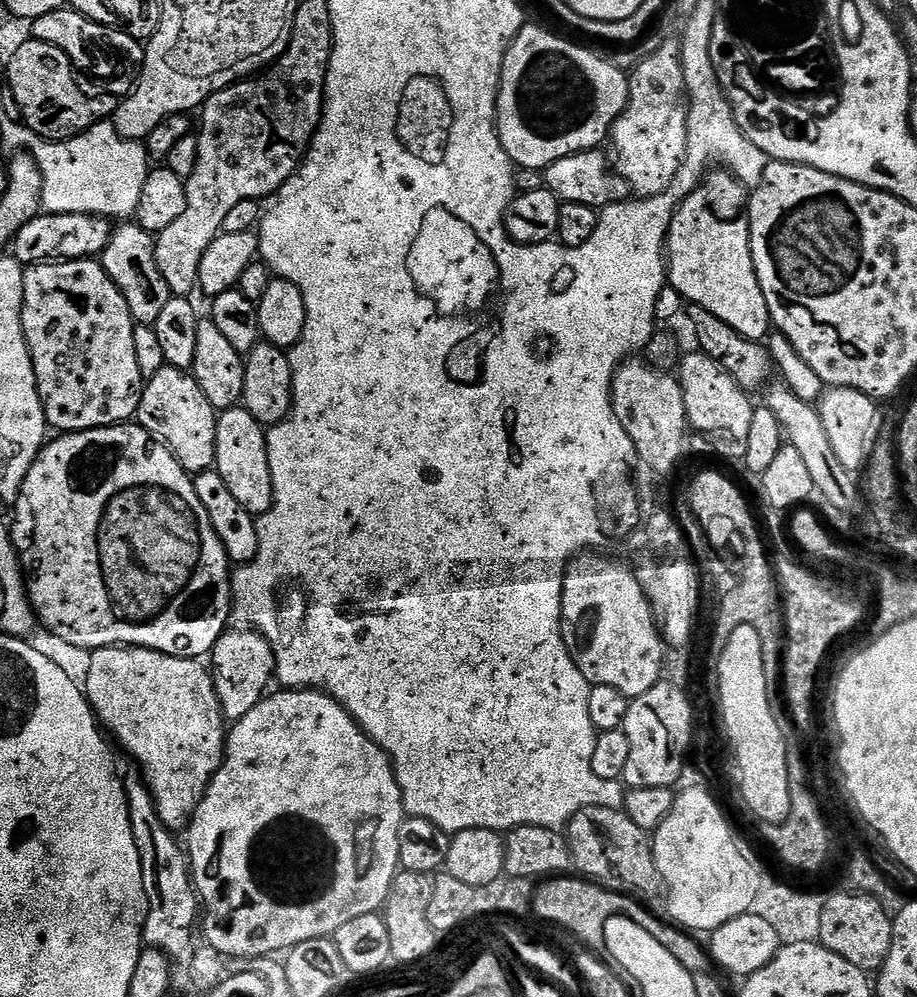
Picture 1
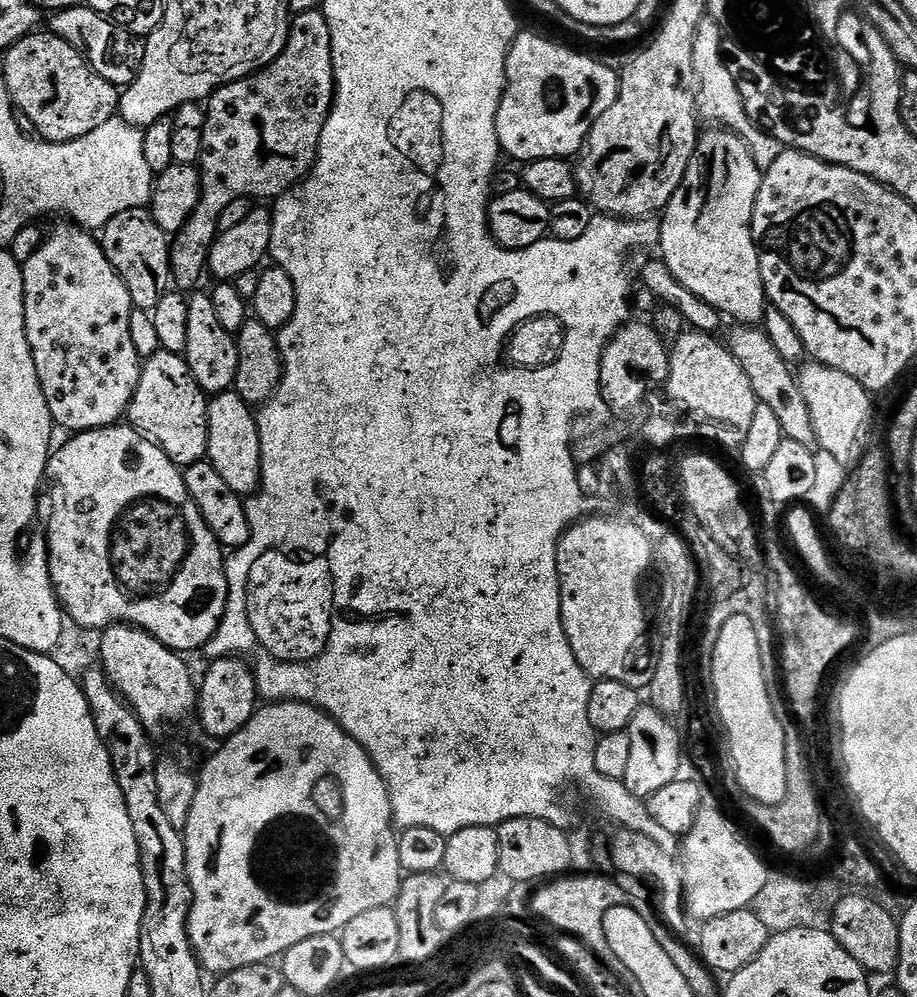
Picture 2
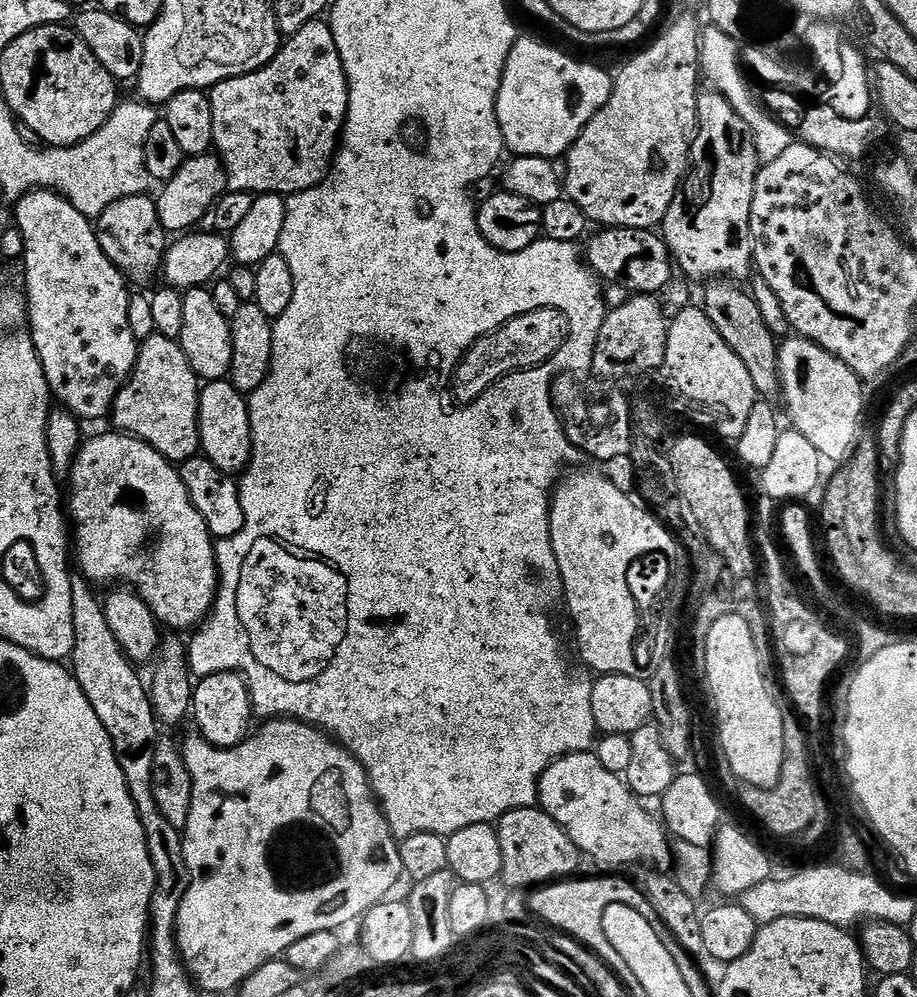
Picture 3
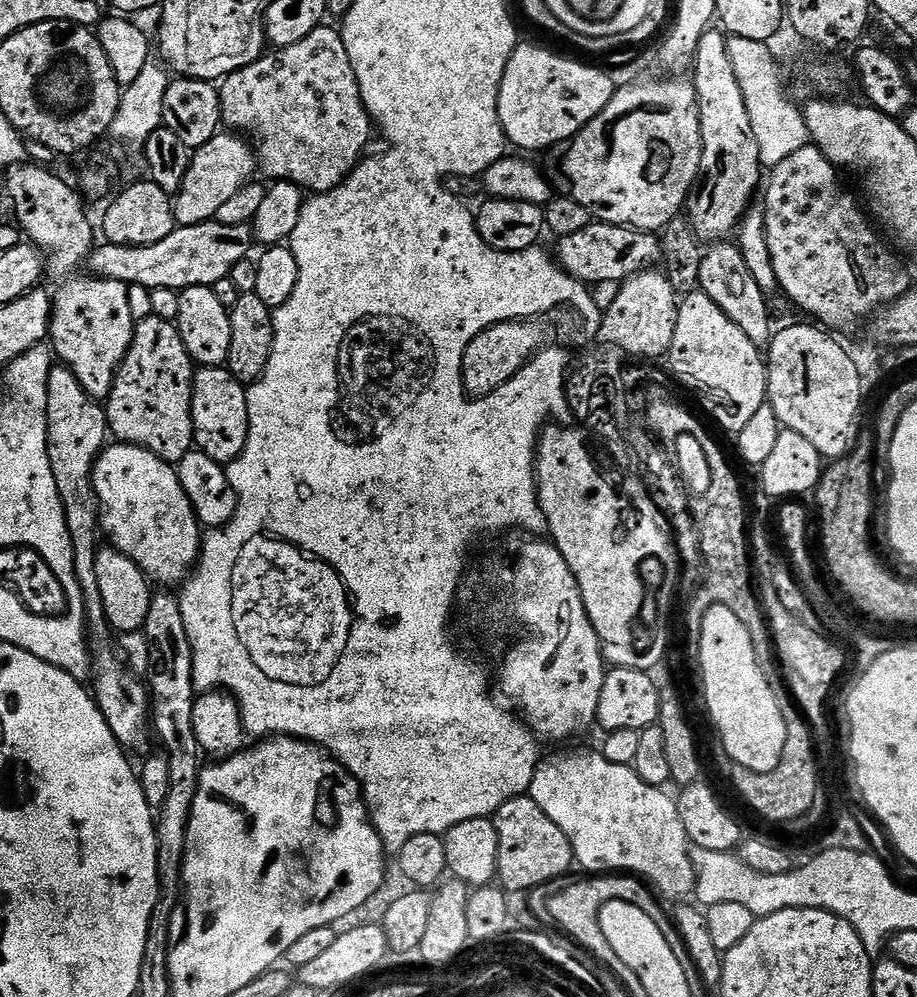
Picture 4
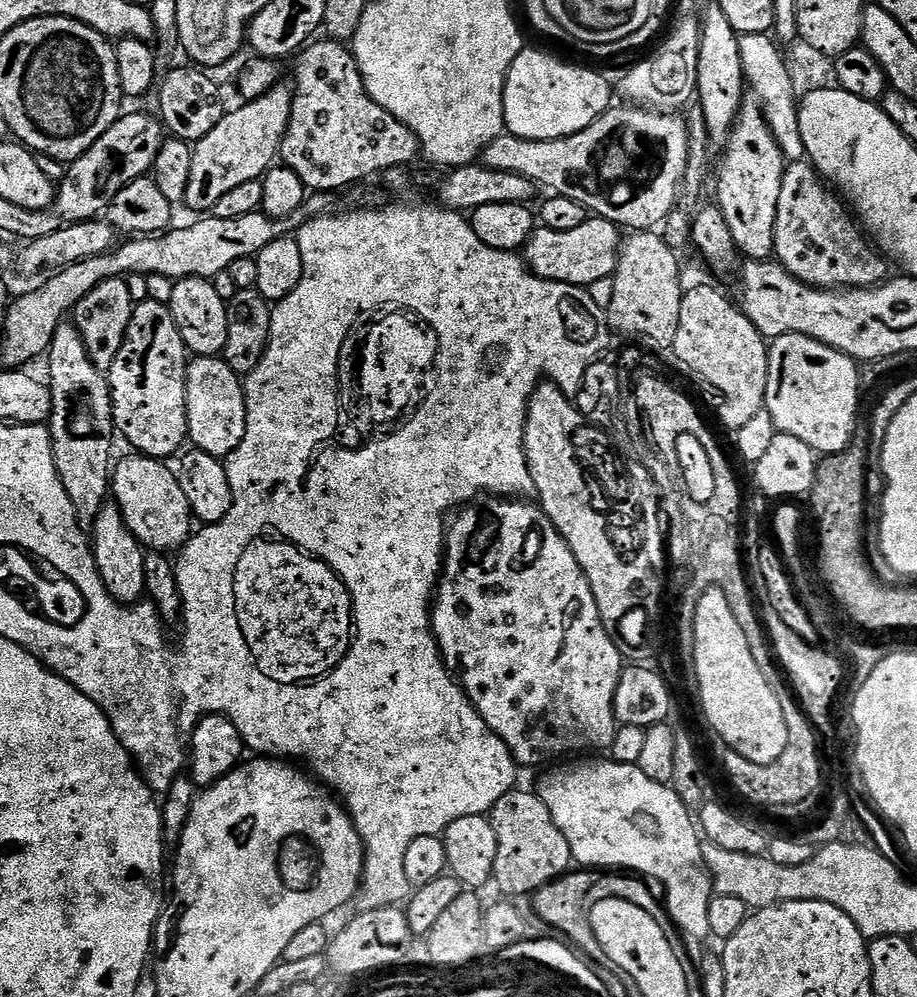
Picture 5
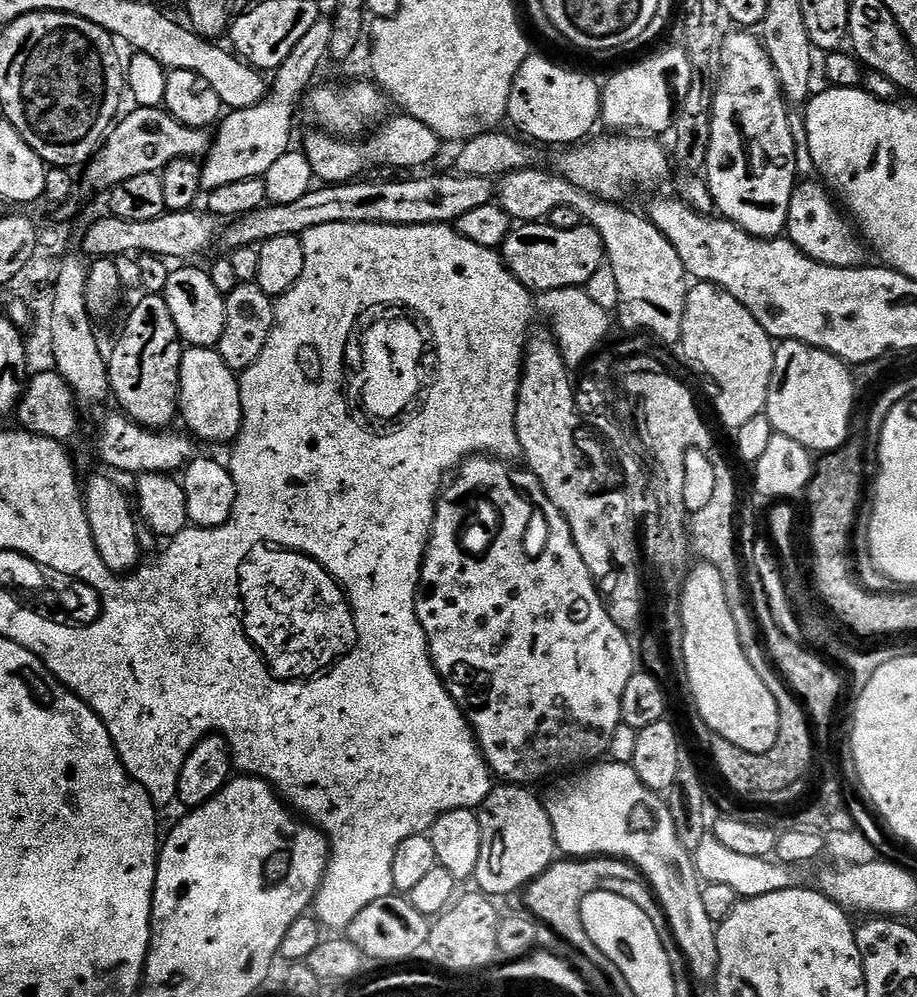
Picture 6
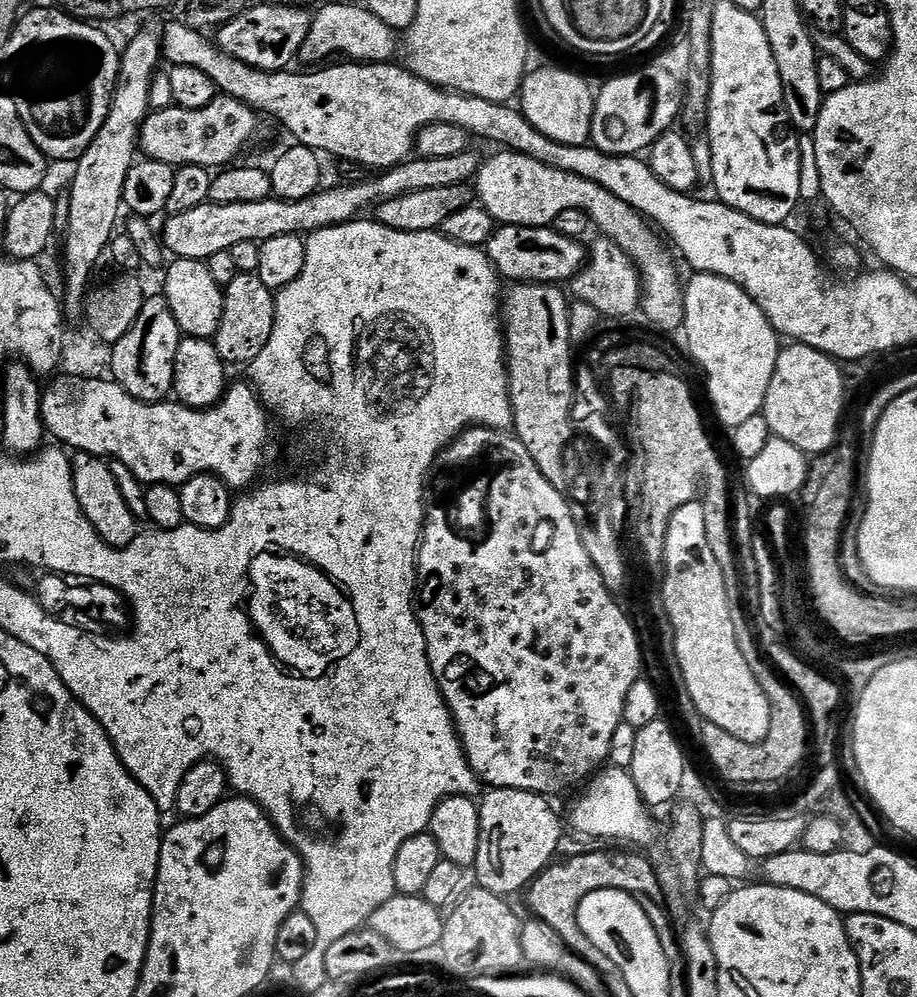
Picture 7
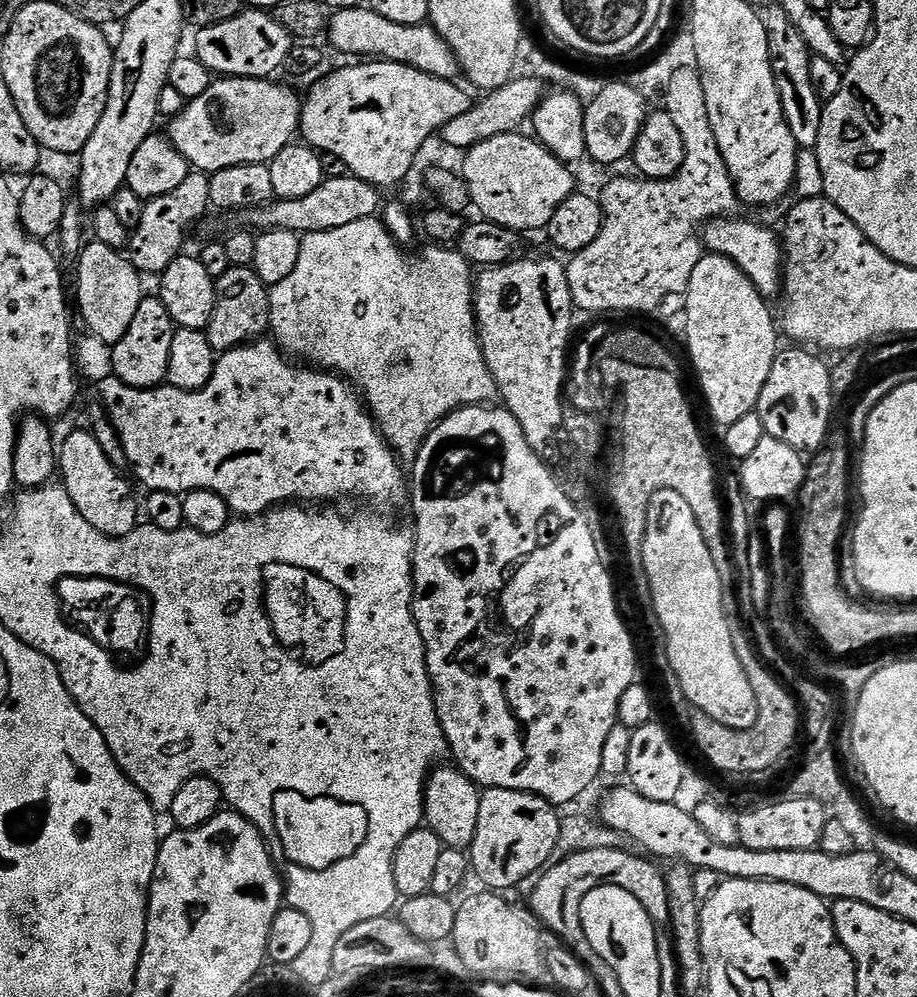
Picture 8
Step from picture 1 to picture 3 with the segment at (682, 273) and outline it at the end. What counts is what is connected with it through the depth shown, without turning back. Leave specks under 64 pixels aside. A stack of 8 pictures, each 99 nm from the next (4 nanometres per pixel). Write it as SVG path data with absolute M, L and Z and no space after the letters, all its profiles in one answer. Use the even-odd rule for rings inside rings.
M701 91L696 107L696 118L698 127L696 137L692 139L690 171L685 175L682 187L677 192L670 210L664 215L662 235L664 241L668 243L668 250L672 253L675 267L689 281L711 282L727 278L733 282L744 282L744 279L747 281L754 272L750 218L758 171L756 147L746 122L736 113L734 106L730 106L730 102L721 92Z

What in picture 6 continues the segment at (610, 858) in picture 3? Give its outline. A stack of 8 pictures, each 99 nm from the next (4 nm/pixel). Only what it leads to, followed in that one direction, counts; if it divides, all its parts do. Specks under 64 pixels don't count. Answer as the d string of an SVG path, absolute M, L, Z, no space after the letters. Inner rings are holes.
M596 762L564 779L568 778L554 785L552 793L546 796L557 849L568 858L615 856L640 869L653 893L659 894L660 907L686 958L693 981L715 981L718 924L706 914L696 861L678 840L665 797L650 790L631 764Z

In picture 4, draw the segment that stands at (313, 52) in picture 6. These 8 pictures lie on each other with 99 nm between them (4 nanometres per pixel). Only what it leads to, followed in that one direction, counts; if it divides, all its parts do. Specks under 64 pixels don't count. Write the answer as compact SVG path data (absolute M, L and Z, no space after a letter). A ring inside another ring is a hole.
M228 130L221 131L214 138L210 138L206 146L193 151L190 170L186 170L186 178L182 178L182 186L179 192L175 193L177 225L185 228L215 221L219 208L232 195L238 194L238 190L244 184L253 179L252 171L255 173L257 168L253 145L247 139Z

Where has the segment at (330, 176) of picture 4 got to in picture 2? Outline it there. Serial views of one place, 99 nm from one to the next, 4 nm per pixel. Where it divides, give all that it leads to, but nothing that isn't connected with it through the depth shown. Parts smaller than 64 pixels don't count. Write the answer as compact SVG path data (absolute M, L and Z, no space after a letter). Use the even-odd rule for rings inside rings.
M323 11L301 12L291 21L290 31L284 41L284 49L273 64L267 64L259 72L217 88L206 101L202 154L200 155L200 201L190 214L186 226L175 233L171 241L172 284L177 289L196 290L200 279L208 272L208 255L220 232L222 210L238 198L255 198L268 202L289 192L299 184L316 165L322 130L326 126L328 111L336 96L336 79L332 69L332 39L330 26Z

